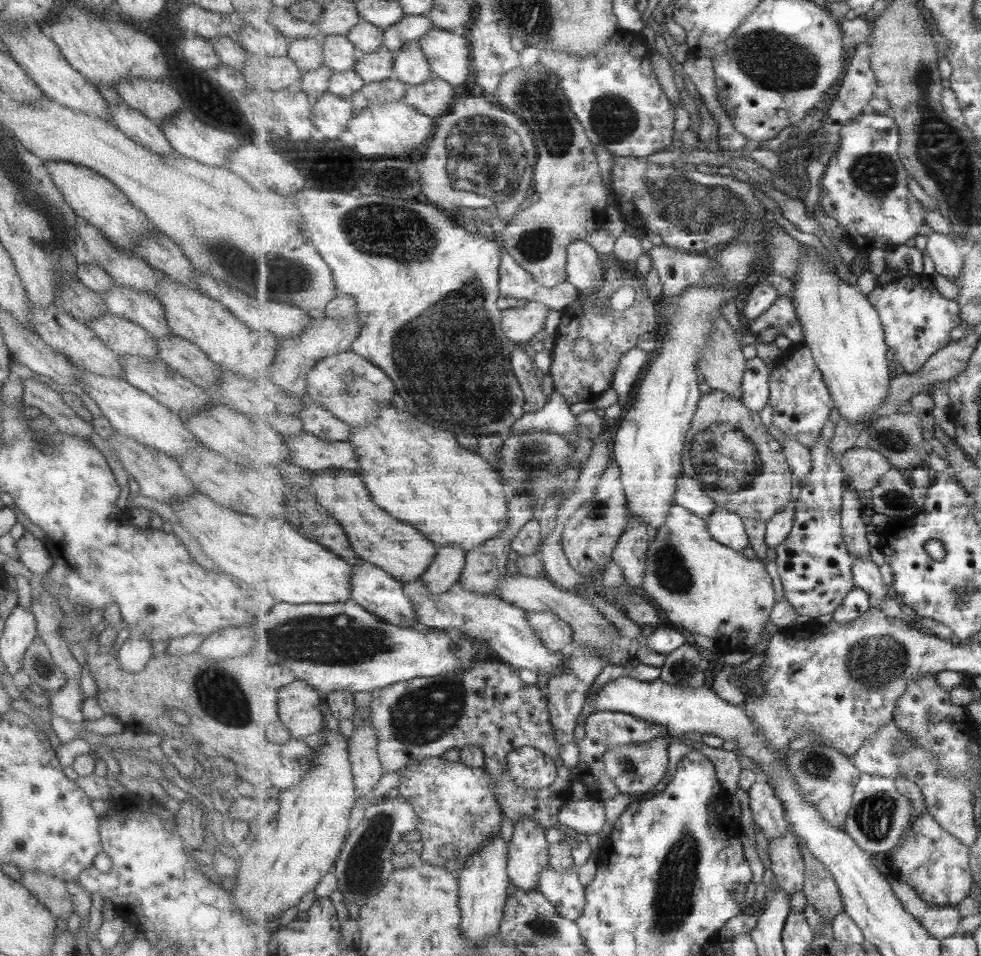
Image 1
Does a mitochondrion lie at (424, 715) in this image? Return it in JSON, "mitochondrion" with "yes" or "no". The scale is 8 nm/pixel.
{"mitochondrion":"yes"}

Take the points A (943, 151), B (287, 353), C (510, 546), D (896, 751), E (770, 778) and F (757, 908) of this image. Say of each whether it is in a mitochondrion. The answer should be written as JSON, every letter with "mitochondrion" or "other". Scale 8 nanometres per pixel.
{"A":"mitochondrion","B":"other","C":"other","D":"mitochondrion","E":"other","F":"other"}

